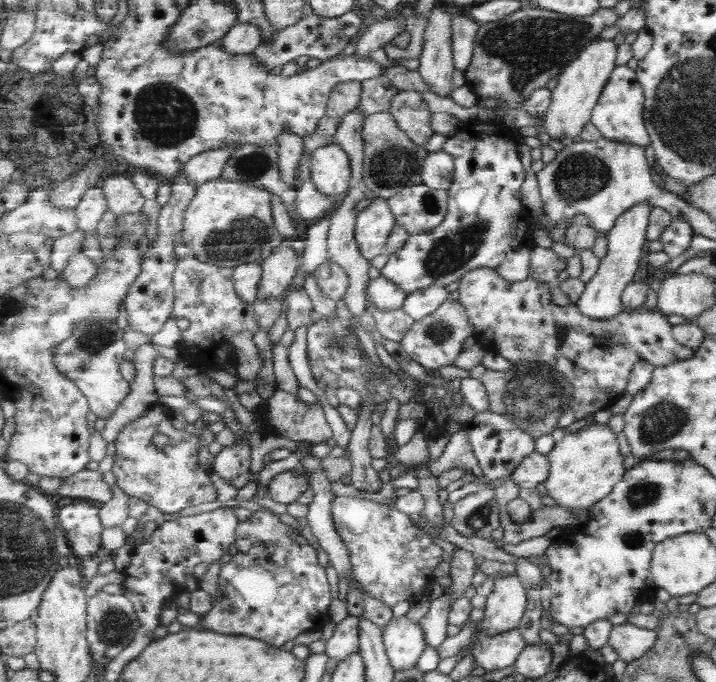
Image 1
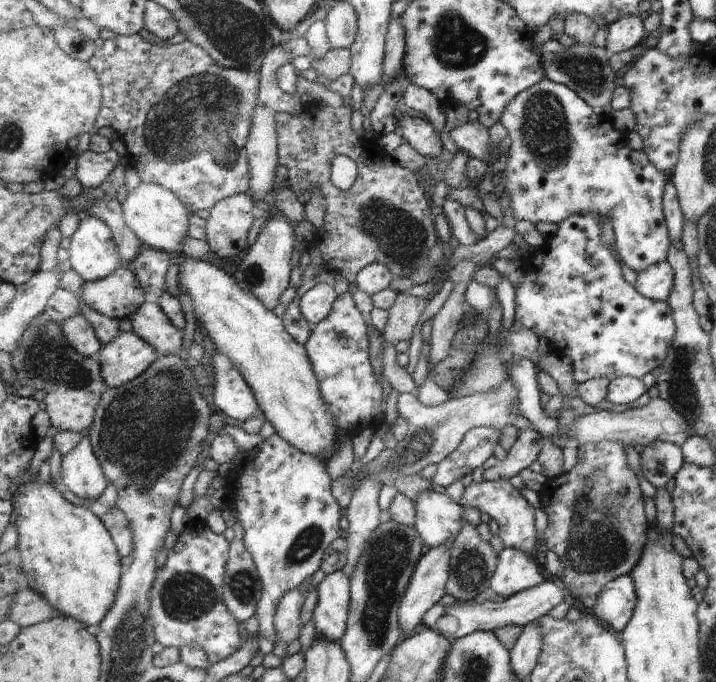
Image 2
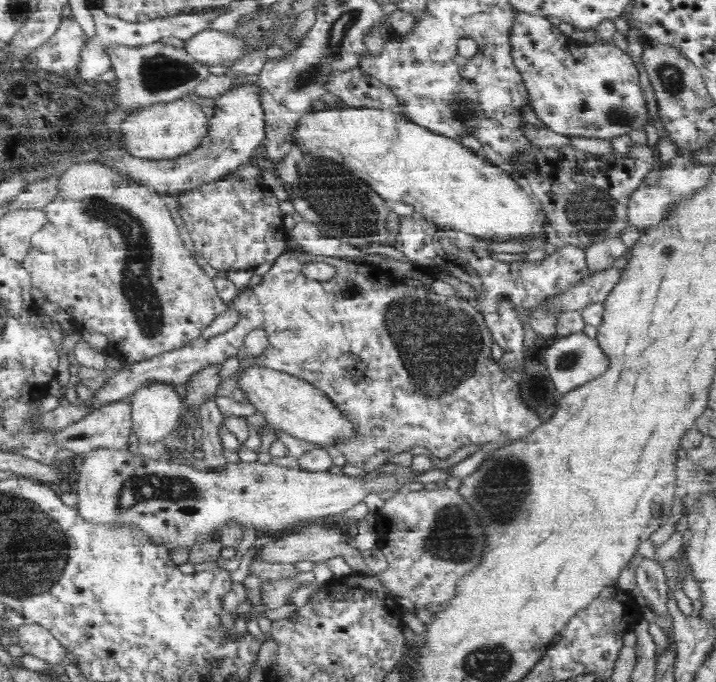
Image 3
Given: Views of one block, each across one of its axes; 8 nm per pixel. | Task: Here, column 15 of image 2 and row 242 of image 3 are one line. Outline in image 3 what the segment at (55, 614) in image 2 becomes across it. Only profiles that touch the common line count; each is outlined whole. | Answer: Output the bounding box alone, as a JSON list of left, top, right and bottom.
[585,238,628,274]

